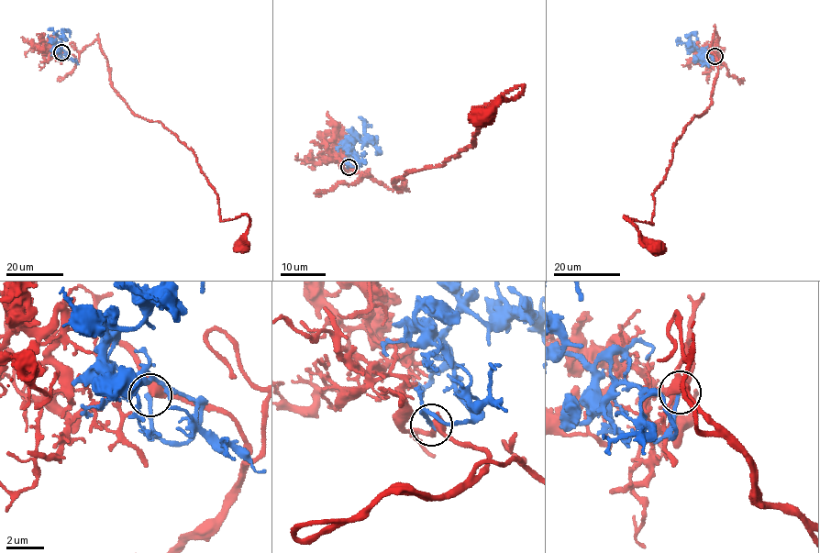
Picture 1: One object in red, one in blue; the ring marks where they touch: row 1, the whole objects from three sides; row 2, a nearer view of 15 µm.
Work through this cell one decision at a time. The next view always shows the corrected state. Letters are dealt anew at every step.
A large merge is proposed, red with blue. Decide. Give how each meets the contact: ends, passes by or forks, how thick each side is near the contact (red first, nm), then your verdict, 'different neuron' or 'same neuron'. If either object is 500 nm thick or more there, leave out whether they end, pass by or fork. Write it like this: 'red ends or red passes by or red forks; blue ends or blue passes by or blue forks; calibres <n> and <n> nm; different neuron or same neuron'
red passes by; blue ends; calibres 440 and 220 nm; same neuron

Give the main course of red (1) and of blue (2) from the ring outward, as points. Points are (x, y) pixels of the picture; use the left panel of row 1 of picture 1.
1: (61, 52), (77, 62), (97, 39), (127, 106), (193, 150), (220, 218), (249, 215), (242, 246)
2: (61, 52), (63, 59), (68, 59), (69, 54), (56, 49), (54, 44), (60, 39), (49, 29), (52, 27)

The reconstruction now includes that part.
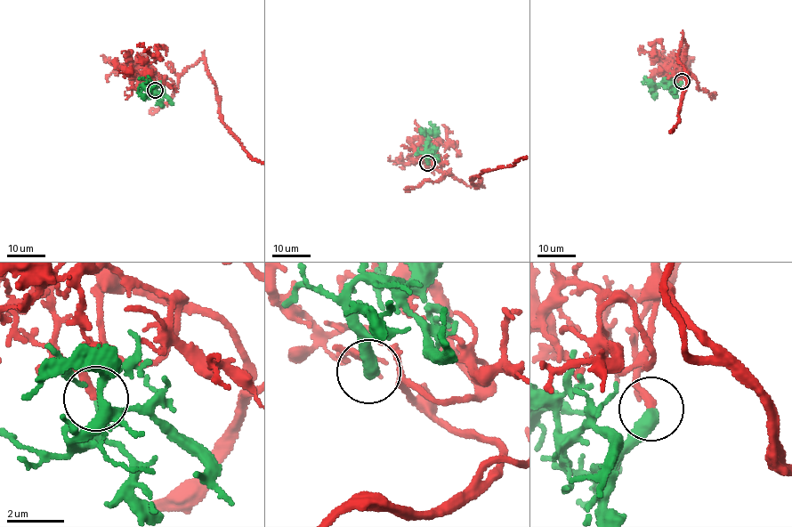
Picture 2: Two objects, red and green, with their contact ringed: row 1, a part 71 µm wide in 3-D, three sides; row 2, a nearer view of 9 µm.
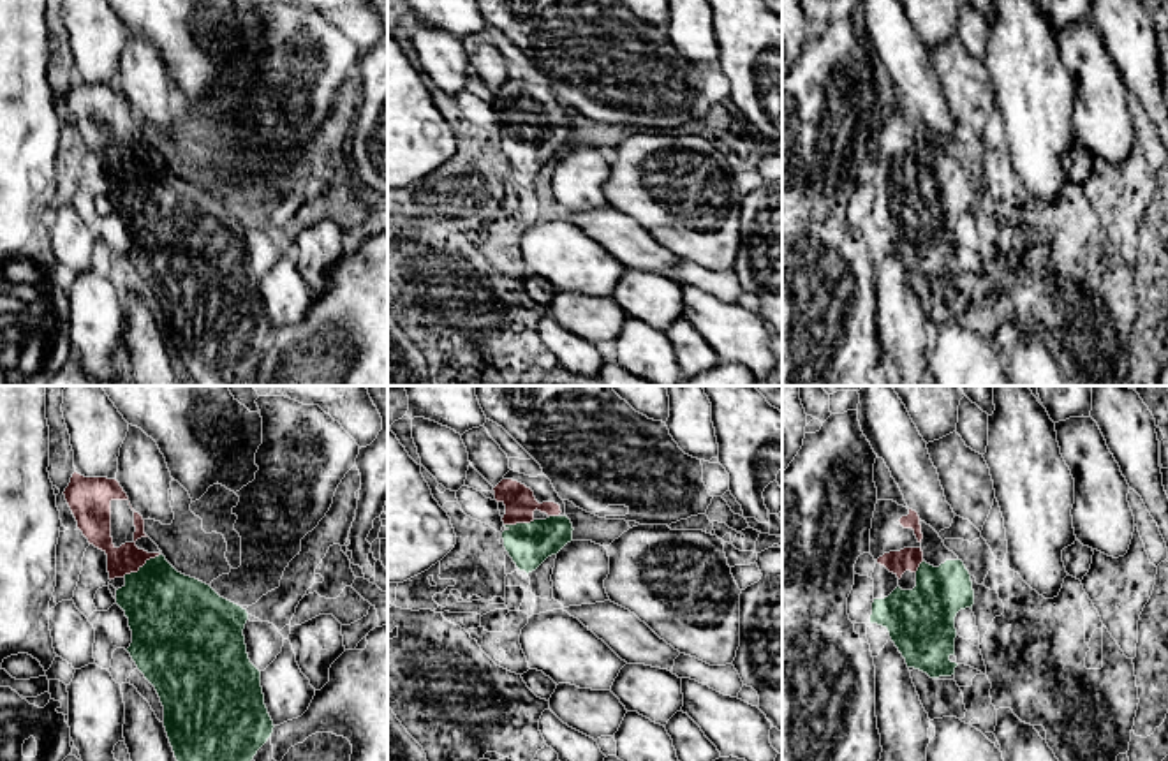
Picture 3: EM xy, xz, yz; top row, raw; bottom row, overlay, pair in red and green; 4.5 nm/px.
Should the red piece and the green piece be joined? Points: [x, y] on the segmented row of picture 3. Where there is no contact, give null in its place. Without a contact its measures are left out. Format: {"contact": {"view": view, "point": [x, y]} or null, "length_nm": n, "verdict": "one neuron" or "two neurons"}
{"contact": {"view": "xy", "point": [140, 566]}, "length_nm": 200, "verdict": "one neuron"}

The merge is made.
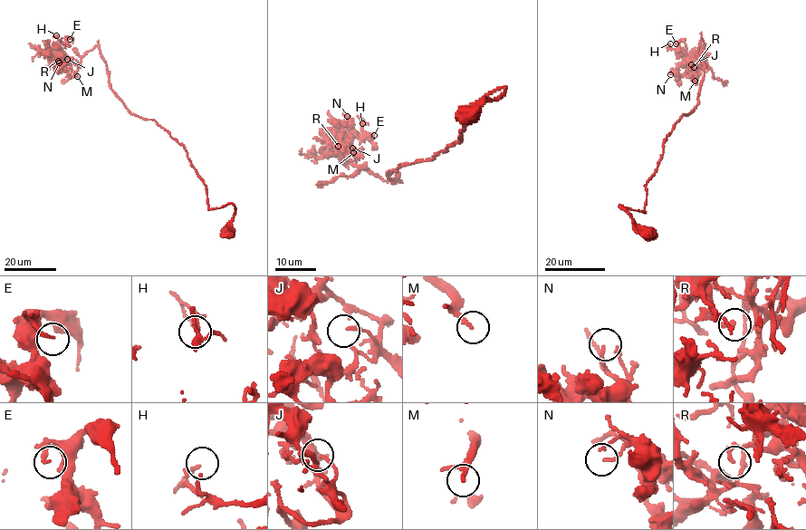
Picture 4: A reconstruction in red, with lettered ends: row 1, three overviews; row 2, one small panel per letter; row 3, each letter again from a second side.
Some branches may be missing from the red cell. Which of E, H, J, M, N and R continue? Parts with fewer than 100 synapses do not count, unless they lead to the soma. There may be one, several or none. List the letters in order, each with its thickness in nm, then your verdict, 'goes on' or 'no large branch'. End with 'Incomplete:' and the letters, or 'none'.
E: 160 nm thick; no large branch
H: 160 nm thick; no large branch
J: 140 nm thick; no large branch
M: 180 nm thick; no large branch
N: 130 nm thick; no large branch
R: 200 nm thick; no large branch
Incomplete: none

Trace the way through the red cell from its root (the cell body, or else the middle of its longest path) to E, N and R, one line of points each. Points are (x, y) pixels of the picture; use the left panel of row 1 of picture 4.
E: (228, 232), (234, 205), (209, 208), (184, 146), (129, 110), (98, 46), (79, 66), (58, 54), (70, 39)
N: (228, 232), (234, 205), (209, 208), (184, 146), (129, 110), (99, 47), (80, 66), (72, 58), (59, 62)
R: (228, 232), (234, 205), (209, 208), (184, 146), (129, 110), (99, 47), (80, 66), (65, 54), (58, 61)

